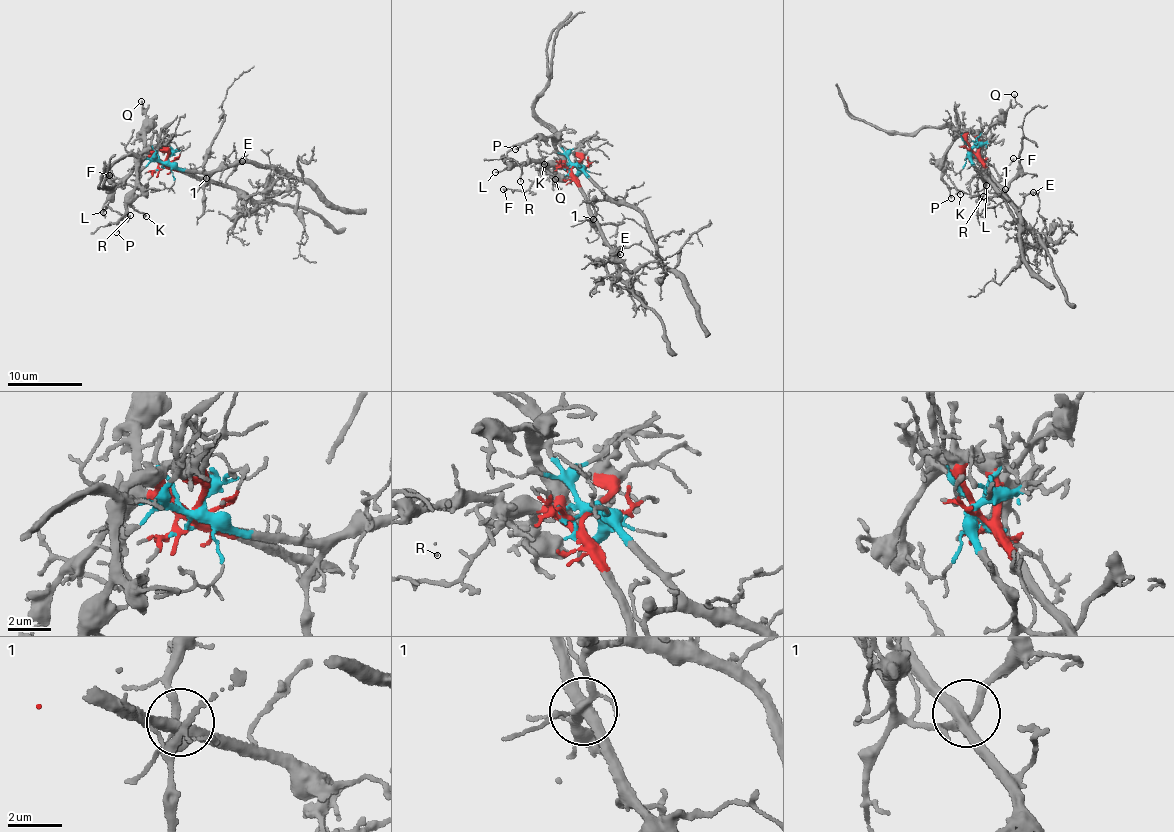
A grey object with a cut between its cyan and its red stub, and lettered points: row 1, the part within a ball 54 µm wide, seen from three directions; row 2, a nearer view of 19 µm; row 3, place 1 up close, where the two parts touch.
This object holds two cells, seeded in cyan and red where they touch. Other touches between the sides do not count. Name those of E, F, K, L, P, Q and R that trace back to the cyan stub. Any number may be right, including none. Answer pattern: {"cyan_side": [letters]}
{"cyan_side": []}

